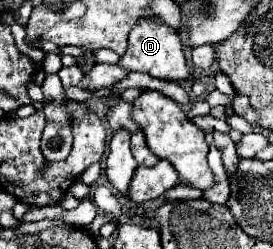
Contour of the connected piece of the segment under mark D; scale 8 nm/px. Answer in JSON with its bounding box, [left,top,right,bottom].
[119,17,189,81]

